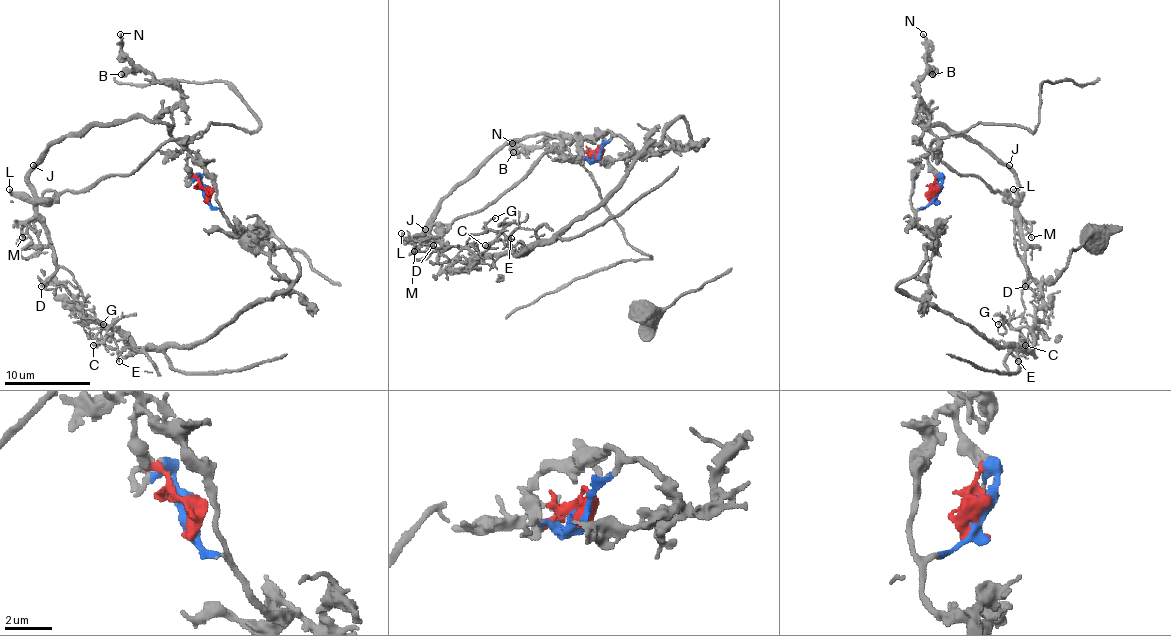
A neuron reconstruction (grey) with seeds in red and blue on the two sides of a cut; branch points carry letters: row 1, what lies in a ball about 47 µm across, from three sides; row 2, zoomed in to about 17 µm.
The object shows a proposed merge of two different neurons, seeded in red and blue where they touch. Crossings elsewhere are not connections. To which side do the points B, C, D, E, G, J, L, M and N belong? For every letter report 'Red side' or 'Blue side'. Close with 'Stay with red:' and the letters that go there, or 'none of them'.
B: Red side
C: Blue side
D: Red side
E: Blue side
G: Blue side
J: Red side
L: Red side
M: Red side
N: Red side
Stay with red: B, D, J, L, M, N

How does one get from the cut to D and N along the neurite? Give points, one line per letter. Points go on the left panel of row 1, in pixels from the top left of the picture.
D: (208, 193), (185, 150), (157, 150), (129, 173), (47, 197), (37, 214), (56, 272), (41, 287)
N: (208, 193), (187, 163), (182, 145), (172, 135), (172, 107), (180, 94), (144, 73), (122, 51), (120, 34)

